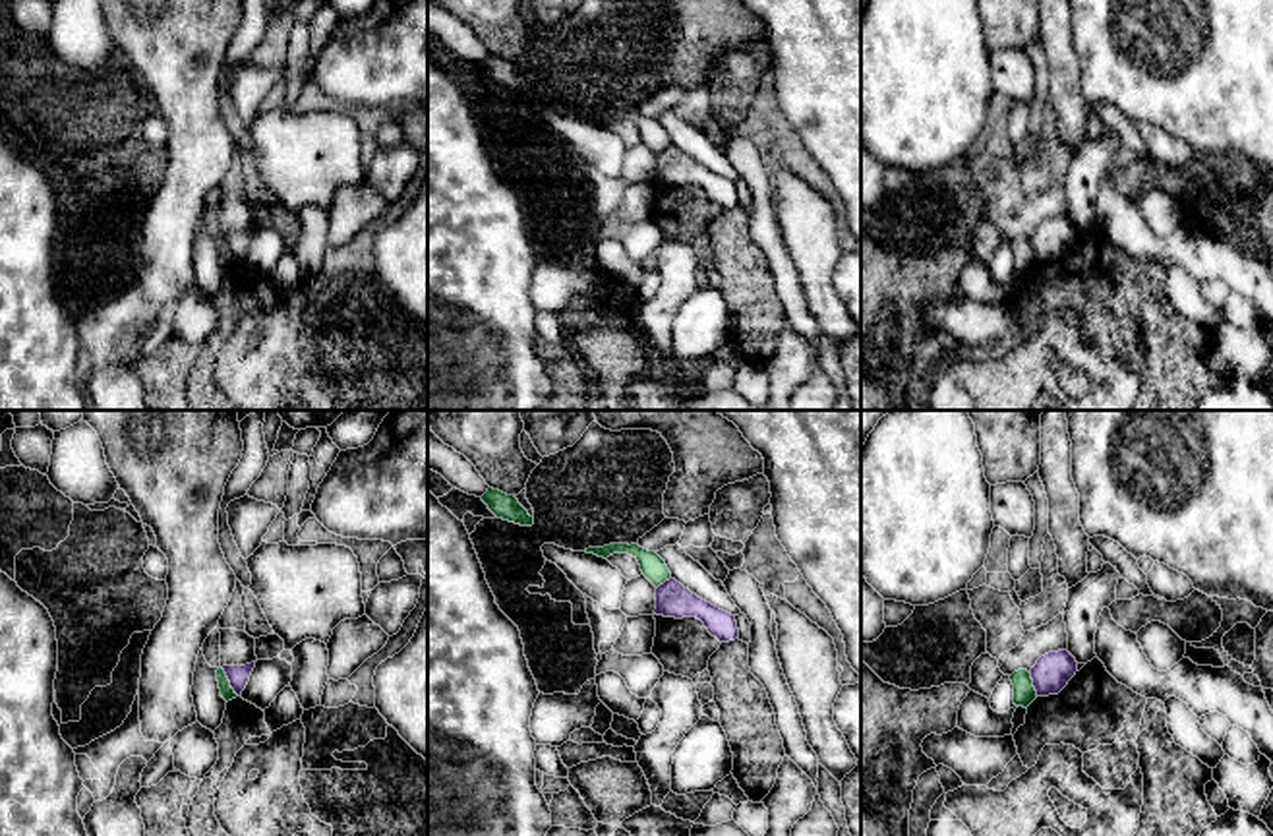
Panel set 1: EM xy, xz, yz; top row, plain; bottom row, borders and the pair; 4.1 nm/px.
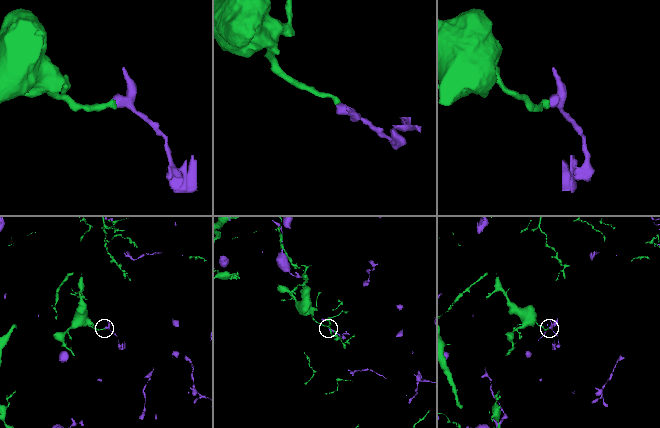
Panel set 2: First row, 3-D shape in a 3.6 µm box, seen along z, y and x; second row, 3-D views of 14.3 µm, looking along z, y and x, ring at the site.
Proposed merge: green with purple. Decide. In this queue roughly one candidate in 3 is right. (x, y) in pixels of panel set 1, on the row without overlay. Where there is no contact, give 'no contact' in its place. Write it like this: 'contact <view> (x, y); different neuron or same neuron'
contact xy (229, 248); different neuron

